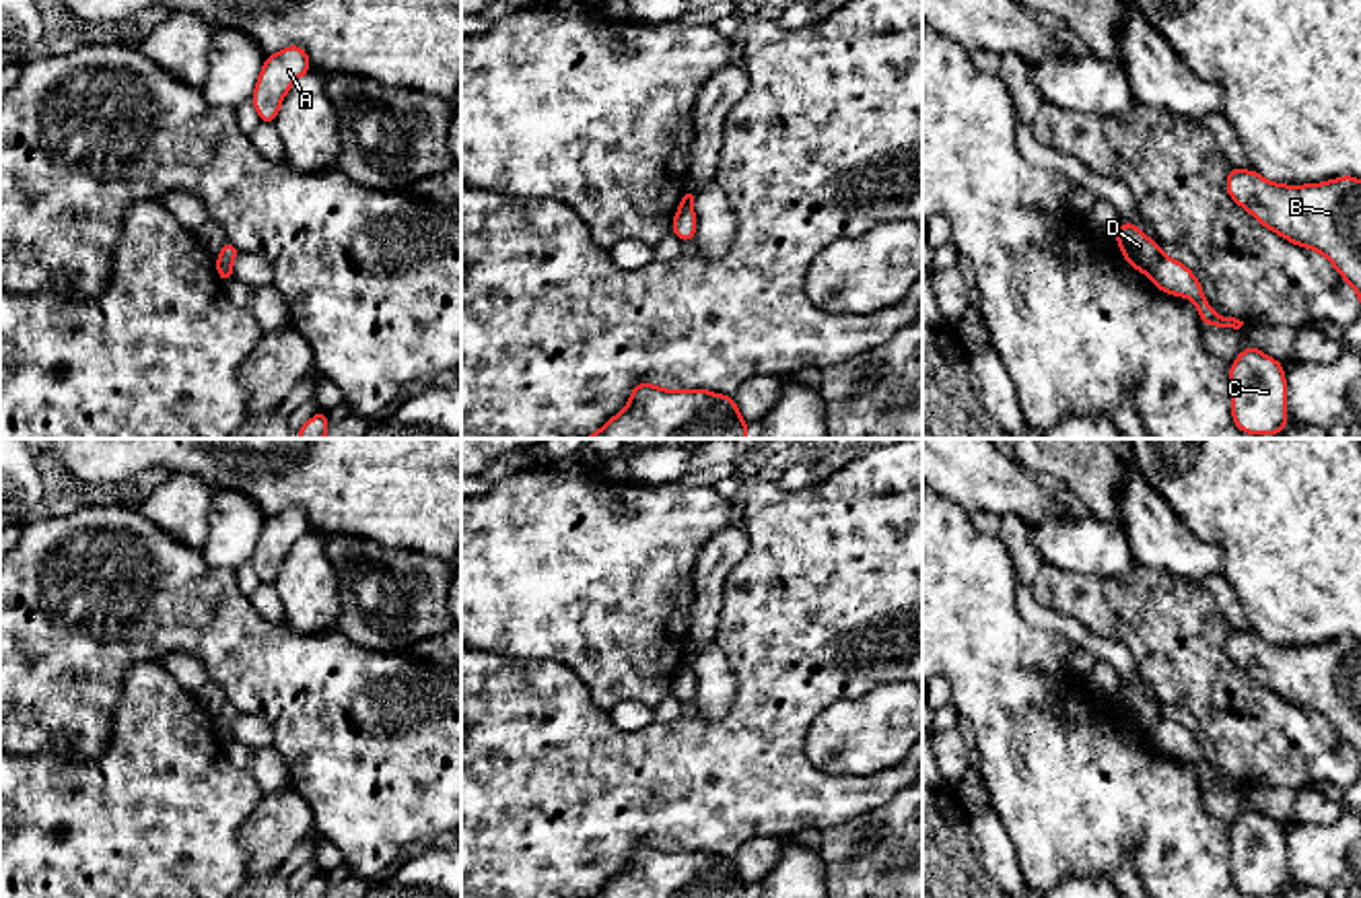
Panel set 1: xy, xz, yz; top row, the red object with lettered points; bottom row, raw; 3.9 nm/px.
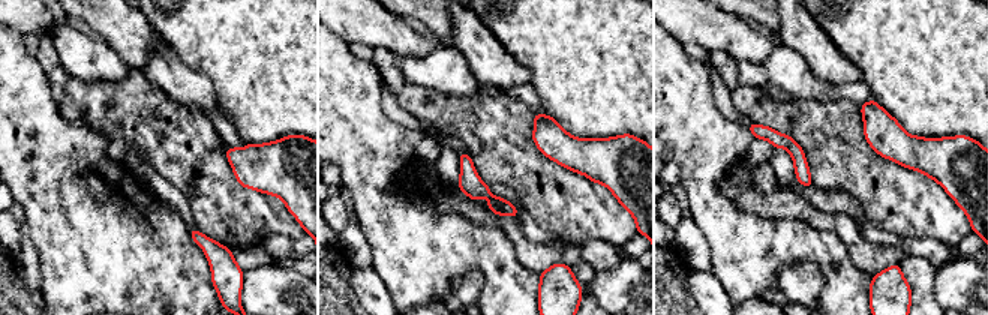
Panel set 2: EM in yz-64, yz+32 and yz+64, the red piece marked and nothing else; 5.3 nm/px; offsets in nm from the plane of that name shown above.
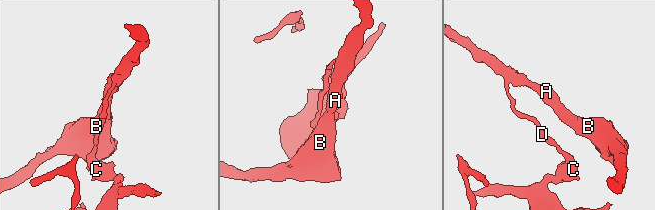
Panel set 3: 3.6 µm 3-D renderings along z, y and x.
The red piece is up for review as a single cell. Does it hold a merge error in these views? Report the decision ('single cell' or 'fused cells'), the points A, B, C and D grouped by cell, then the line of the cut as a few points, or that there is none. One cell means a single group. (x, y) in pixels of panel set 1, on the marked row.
fused cells; groups A B D / C; cut yz (1162, 254), (1145, 272)

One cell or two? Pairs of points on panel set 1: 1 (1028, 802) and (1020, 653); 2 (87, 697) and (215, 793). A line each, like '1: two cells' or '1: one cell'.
1: one cell
2: two cells

